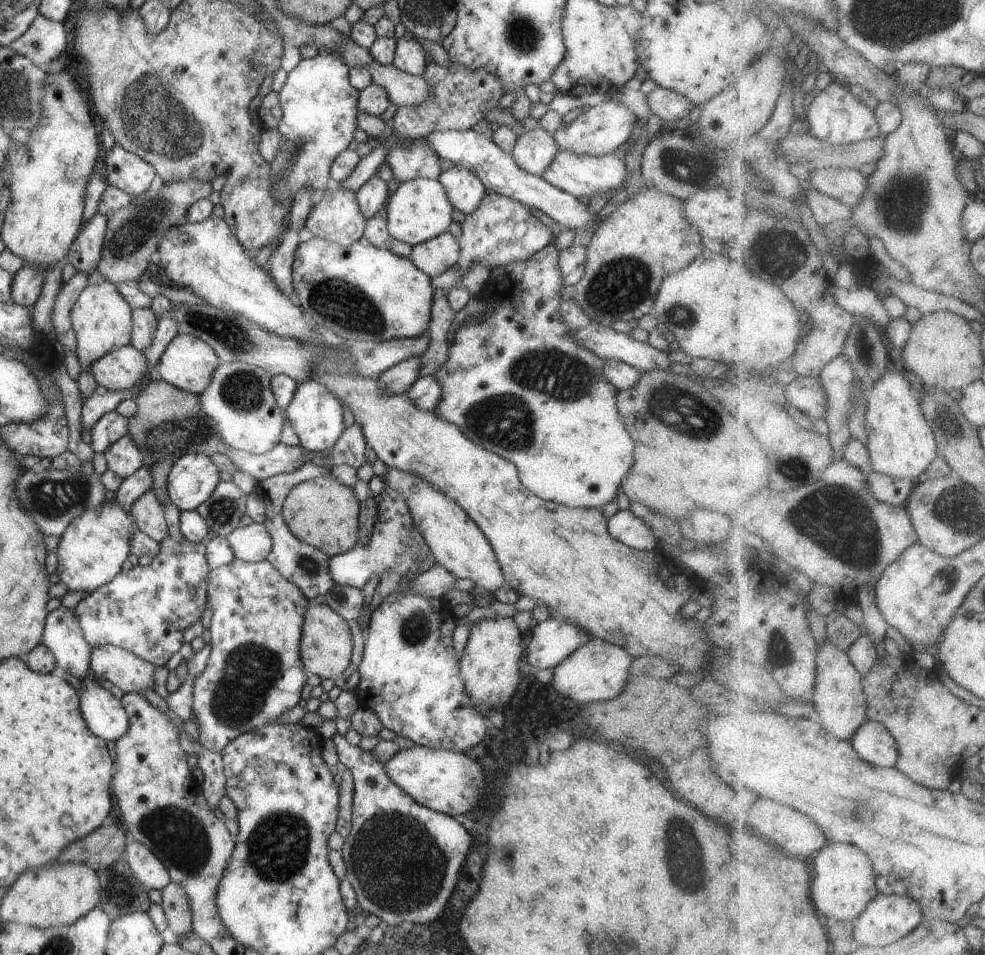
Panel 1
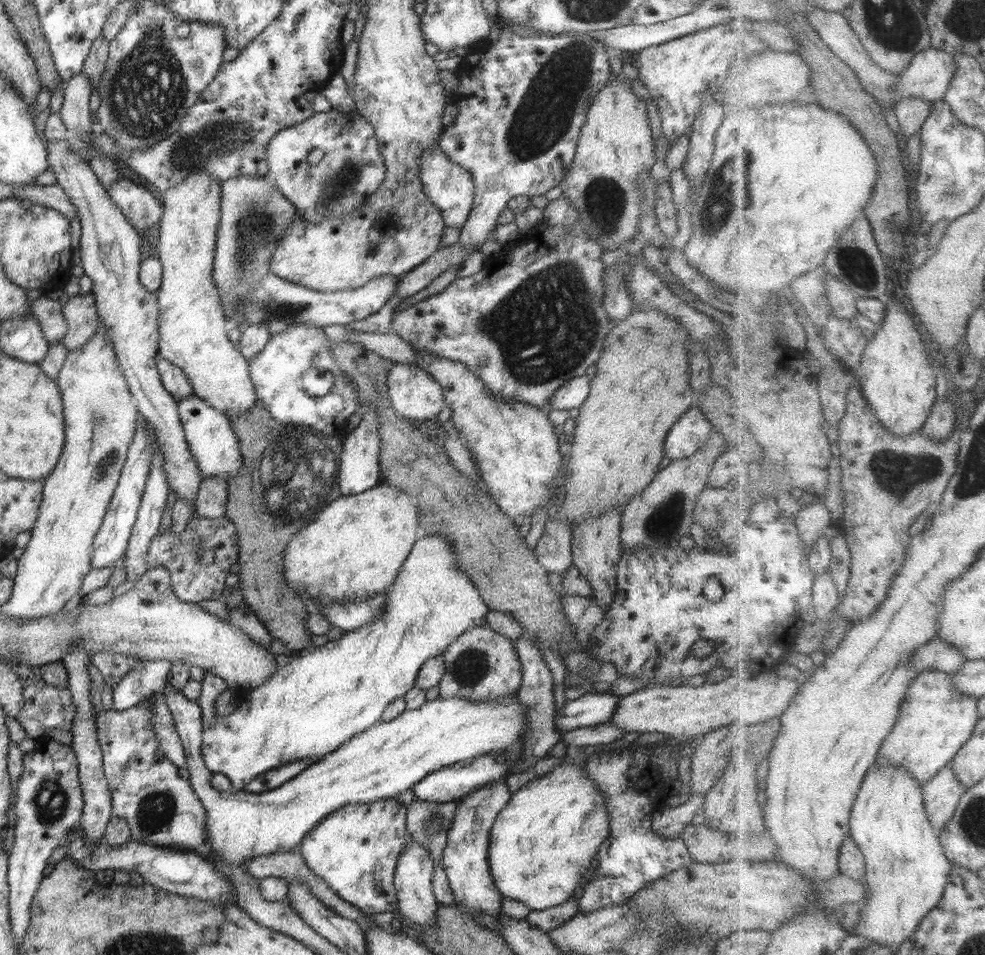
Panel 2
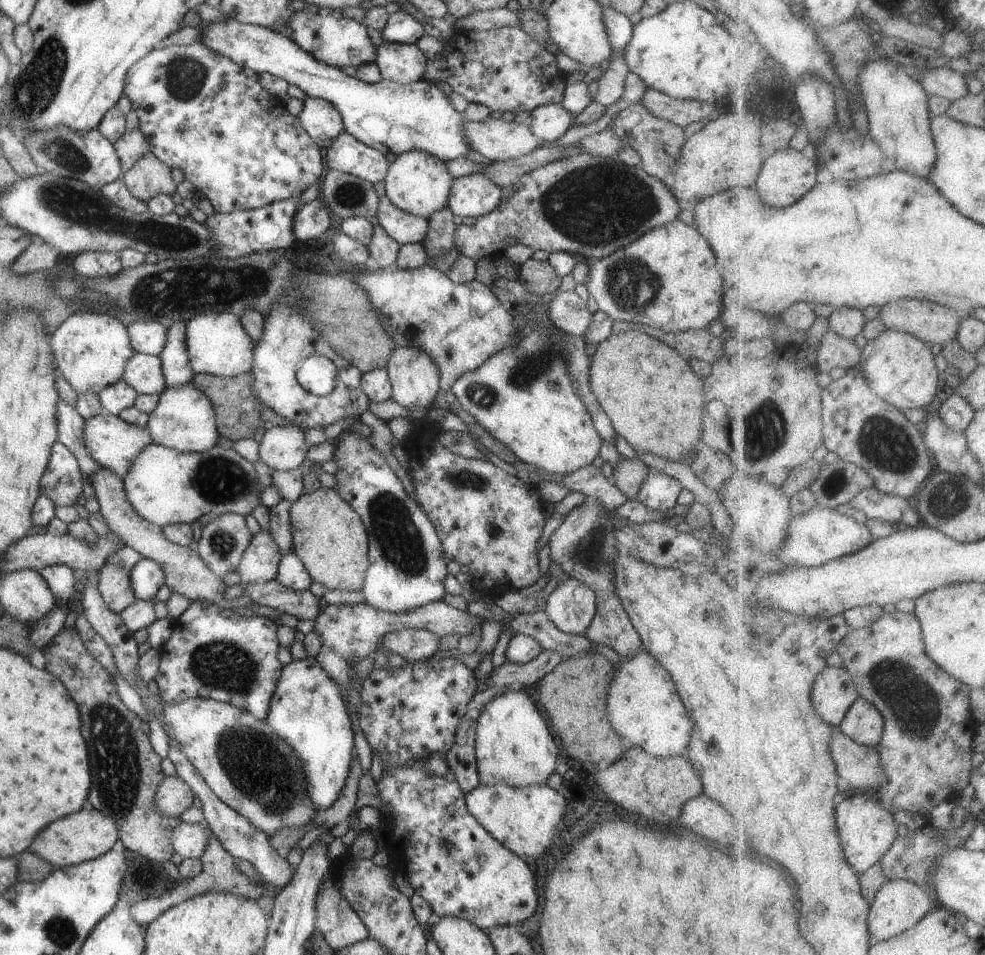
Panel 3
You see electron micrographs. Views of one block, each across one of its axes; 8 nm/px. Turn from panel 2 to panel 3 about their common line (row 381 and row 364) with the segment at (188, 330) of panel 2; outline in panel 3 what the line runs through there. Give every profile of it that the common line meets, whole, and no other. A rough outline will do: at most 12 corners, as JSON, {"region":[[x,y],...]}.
{"region":[[232,312],[186,323],[194,373],[251,372],[255,343]]}

